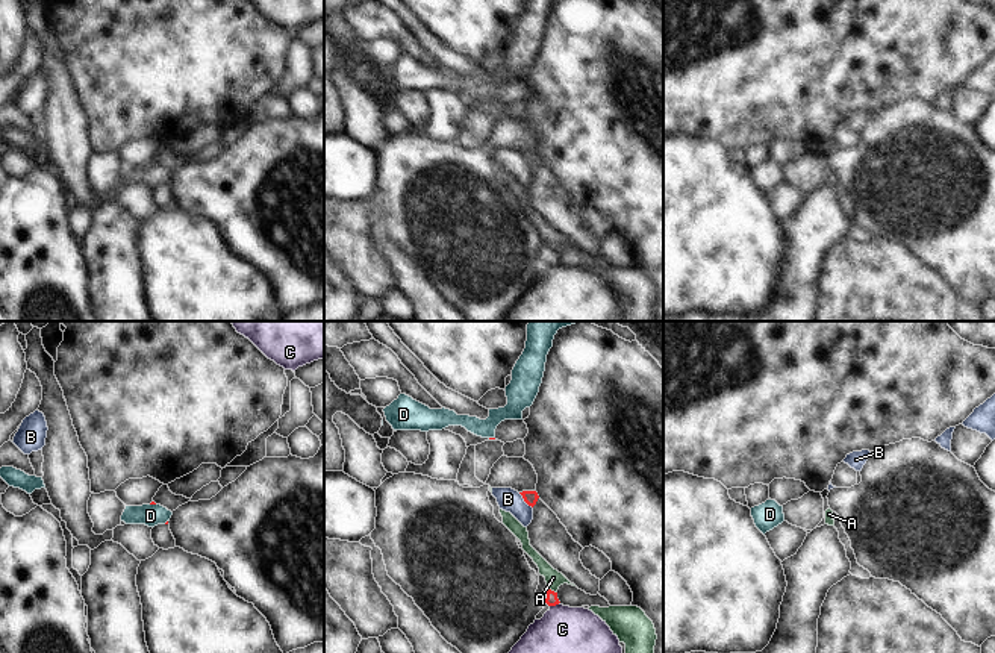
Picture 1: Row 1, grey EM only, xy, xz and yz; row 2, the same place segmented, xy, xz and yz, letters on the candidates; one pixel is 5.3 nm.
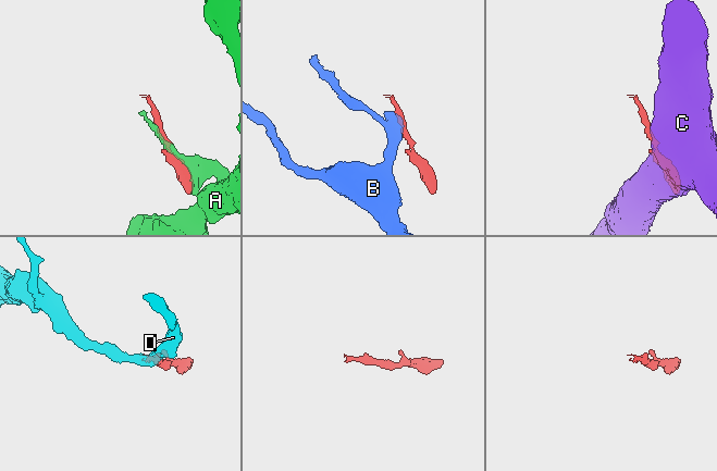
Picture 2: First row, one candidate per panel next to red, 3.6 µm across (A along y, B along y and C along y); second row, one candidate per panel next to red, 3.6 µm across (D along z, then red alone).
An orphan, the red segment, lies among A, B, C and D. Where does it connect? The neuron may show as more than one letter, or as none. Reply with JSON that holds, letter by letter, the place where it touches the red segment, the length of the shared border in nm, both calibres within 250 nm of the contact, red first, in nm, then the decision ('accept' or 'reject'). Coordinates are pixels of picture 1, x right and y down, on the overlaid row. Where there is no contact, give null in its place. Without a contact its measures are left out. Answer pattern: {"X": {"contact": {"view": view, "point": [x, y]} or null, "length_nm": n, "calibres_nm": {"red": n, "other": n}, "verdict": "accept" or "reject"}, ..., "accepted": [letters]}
{"A": {"contact": {"view": "xz", "point": [553, 591]}, "length_nm": 50, "calibres_nm": {"red": 70, "other": 90}, "verdict": "reject"}, "B": {"contact": {"view": "xz", "point": [524, 500]}, "length_nm": 120, "calibres_nm": {"red": 80, "other": 120}, "verdict": "reject"}, "C": {"contact": {"view": "xz", "point": [555, 605]}, "length_nm": 60, "calibres_nm": {"red": 70, "other": 260}, "verdict": "reject"}, "D": {"contact": {"view": "xy", "point": [153, 503]}, "length_nm": 30, "calibres_nm": {"red": 20, "other": 120}, "verdict": "accept"}, "accepted": ["D"]}

